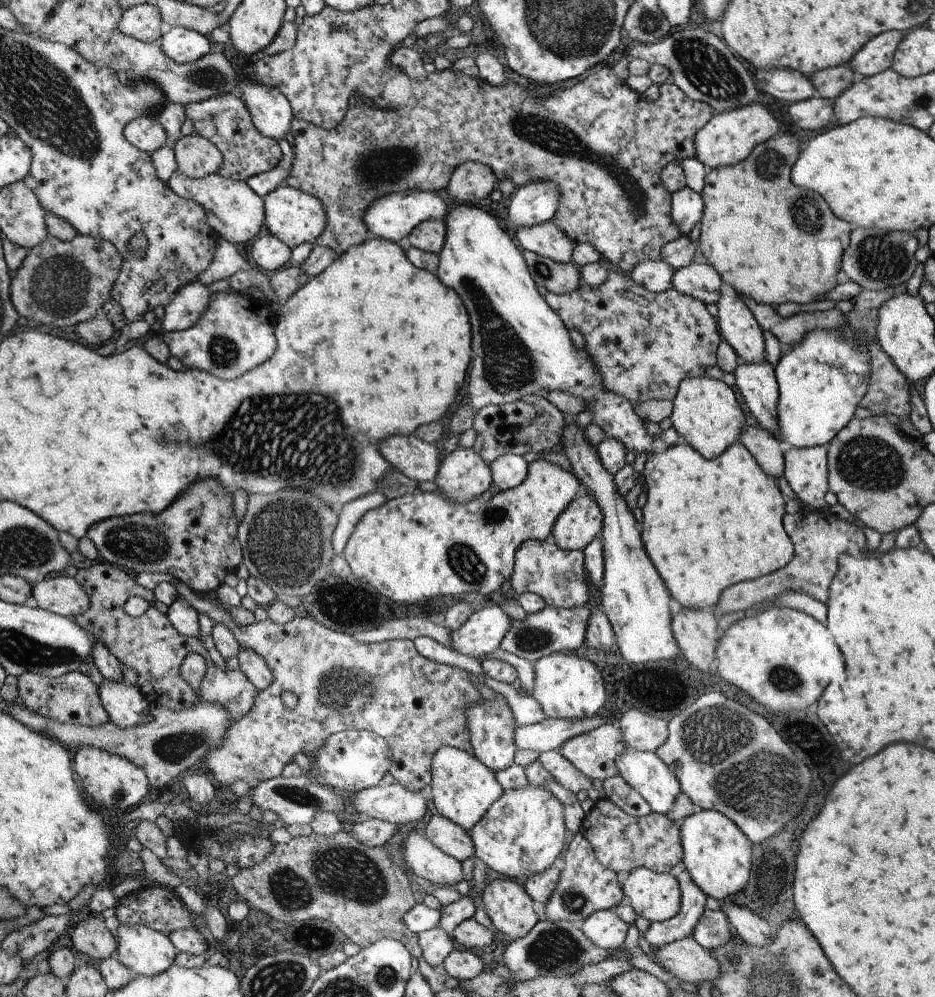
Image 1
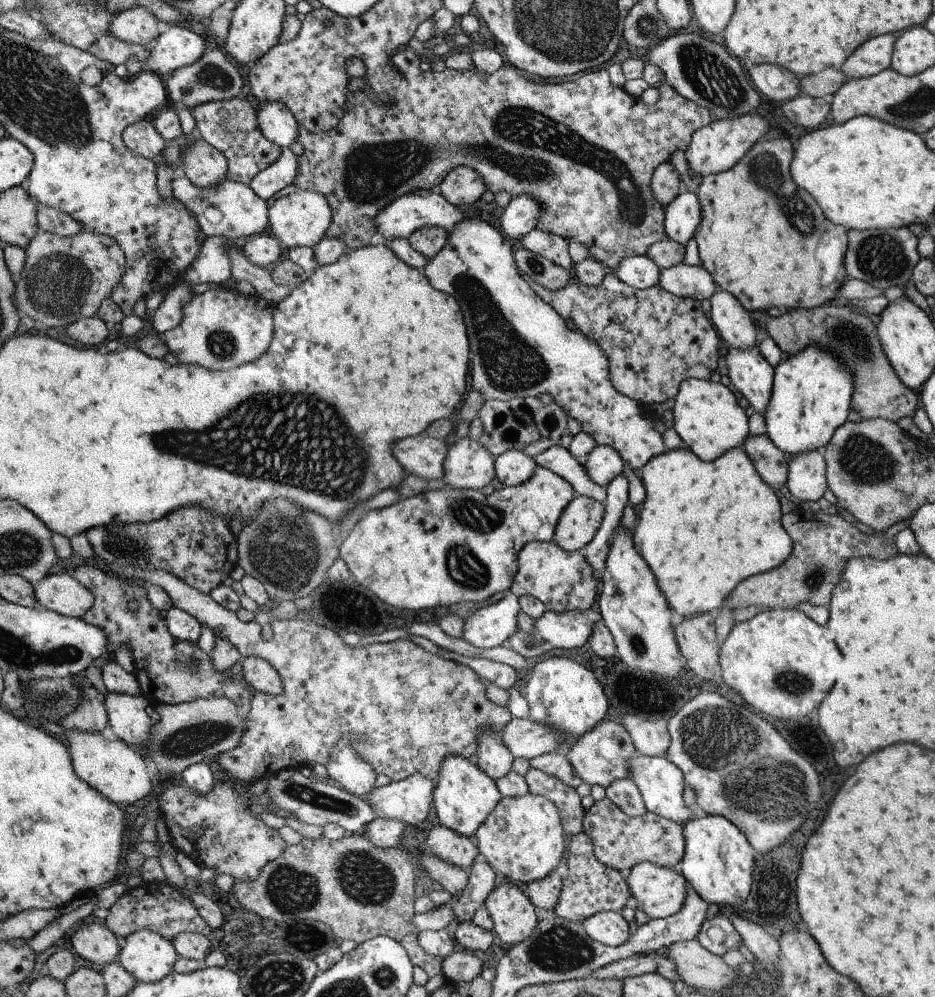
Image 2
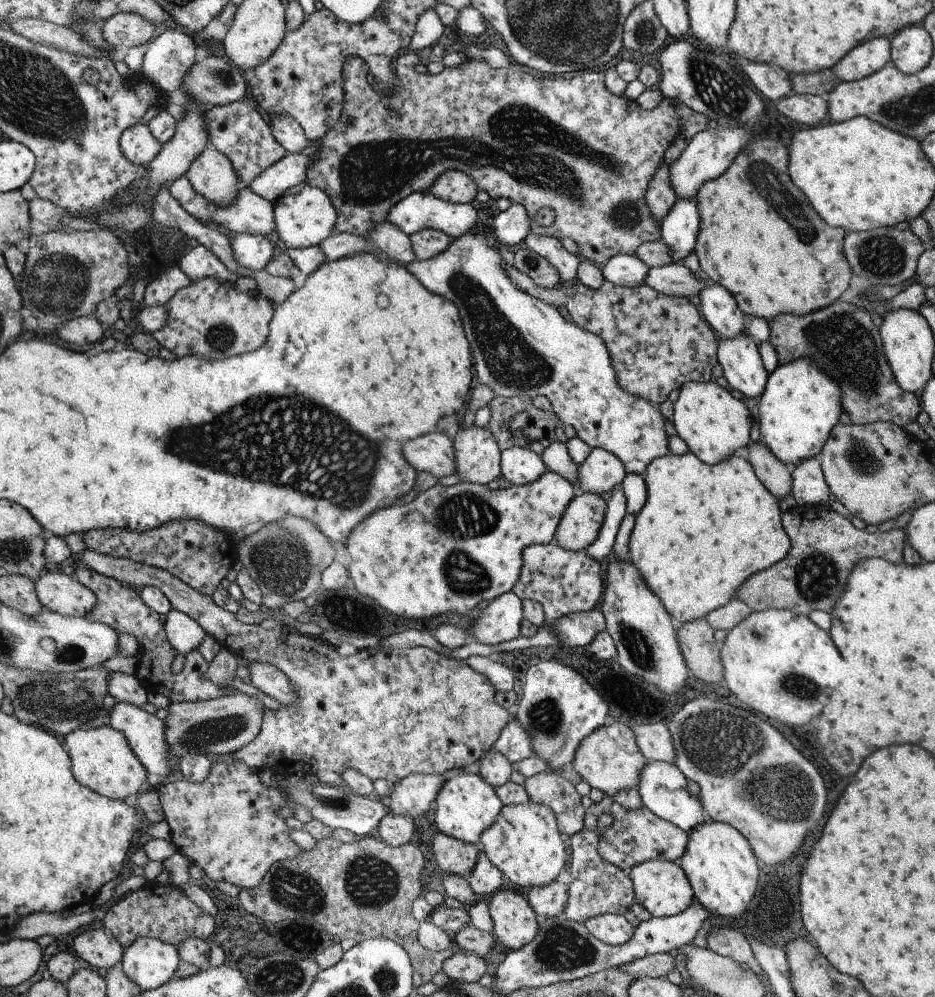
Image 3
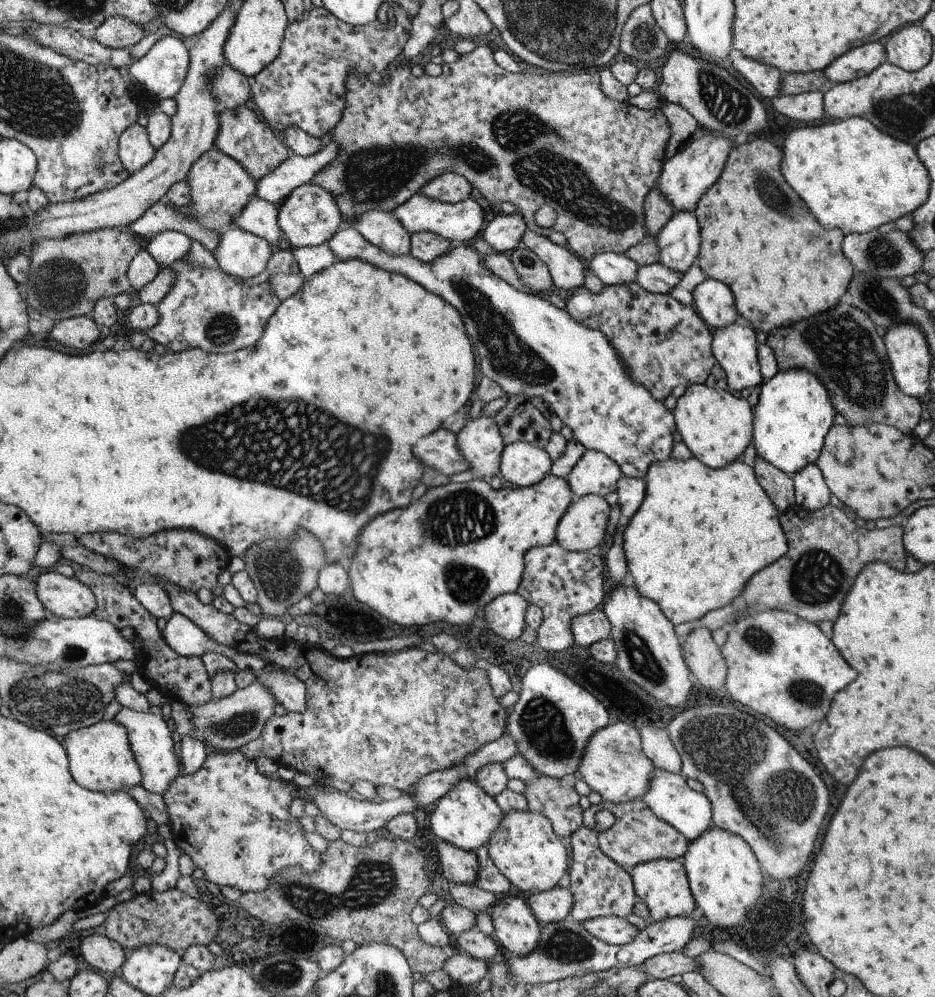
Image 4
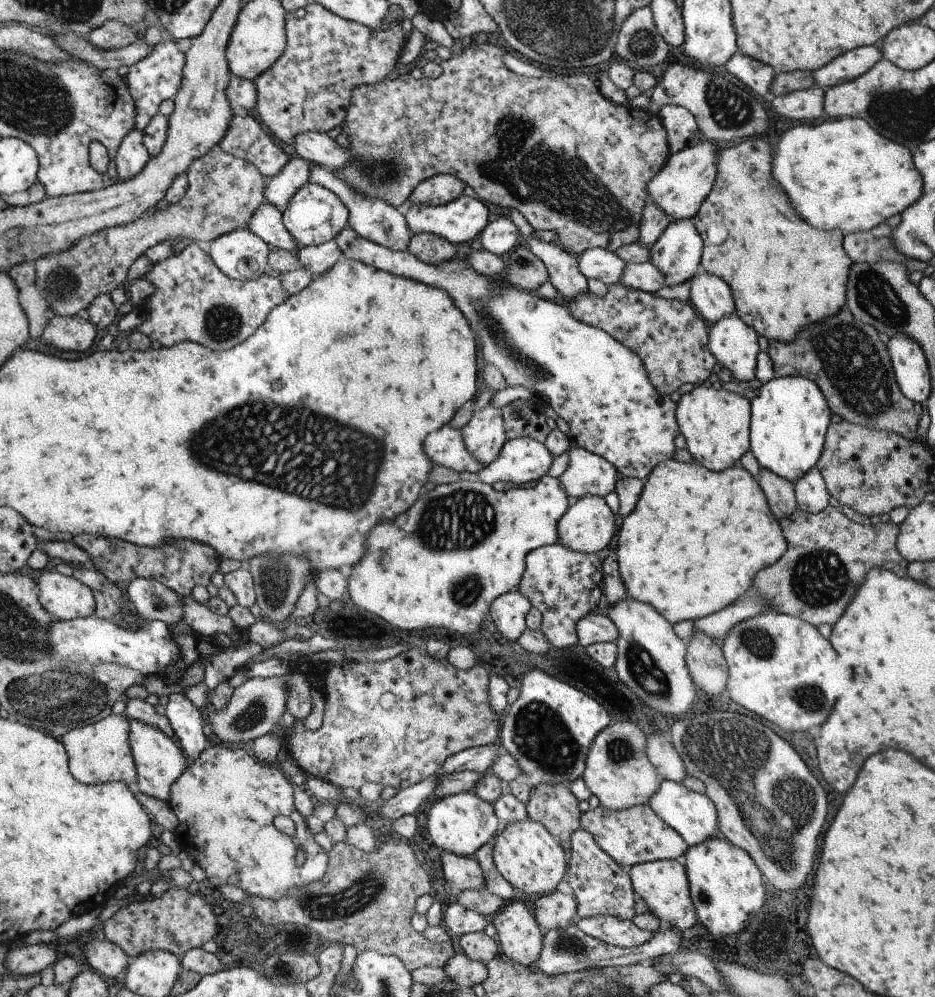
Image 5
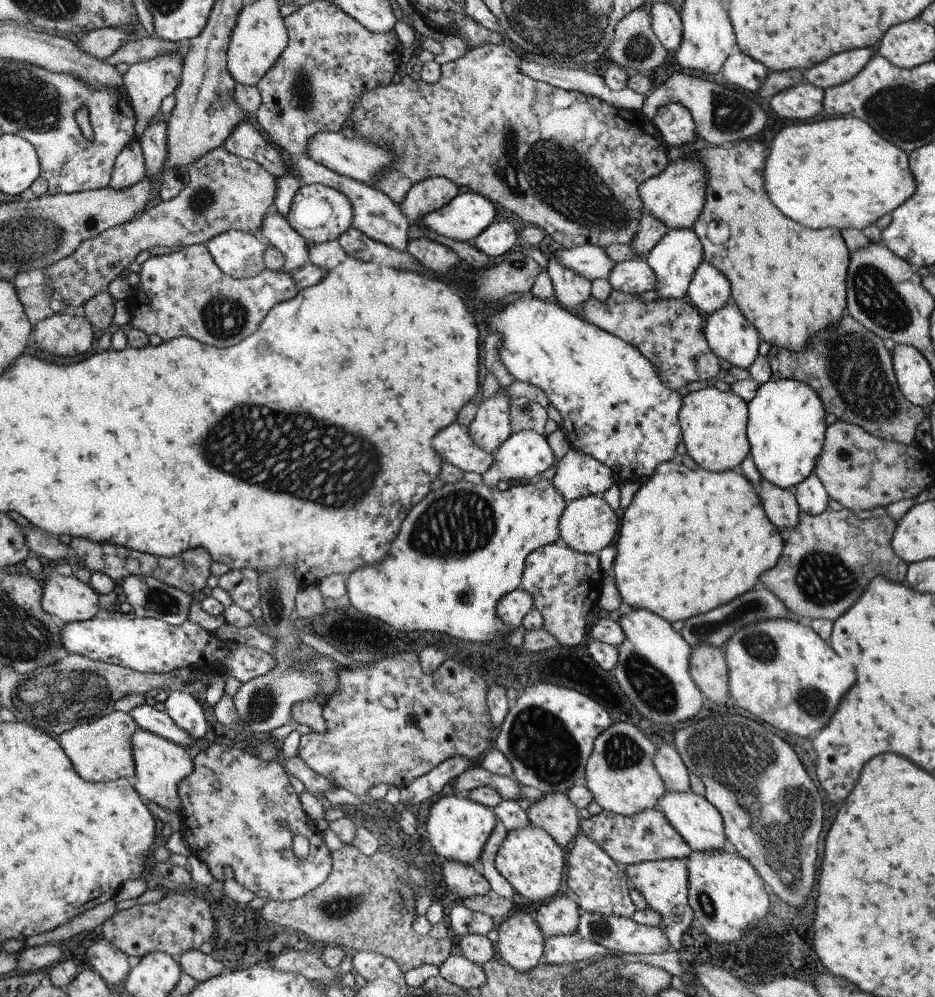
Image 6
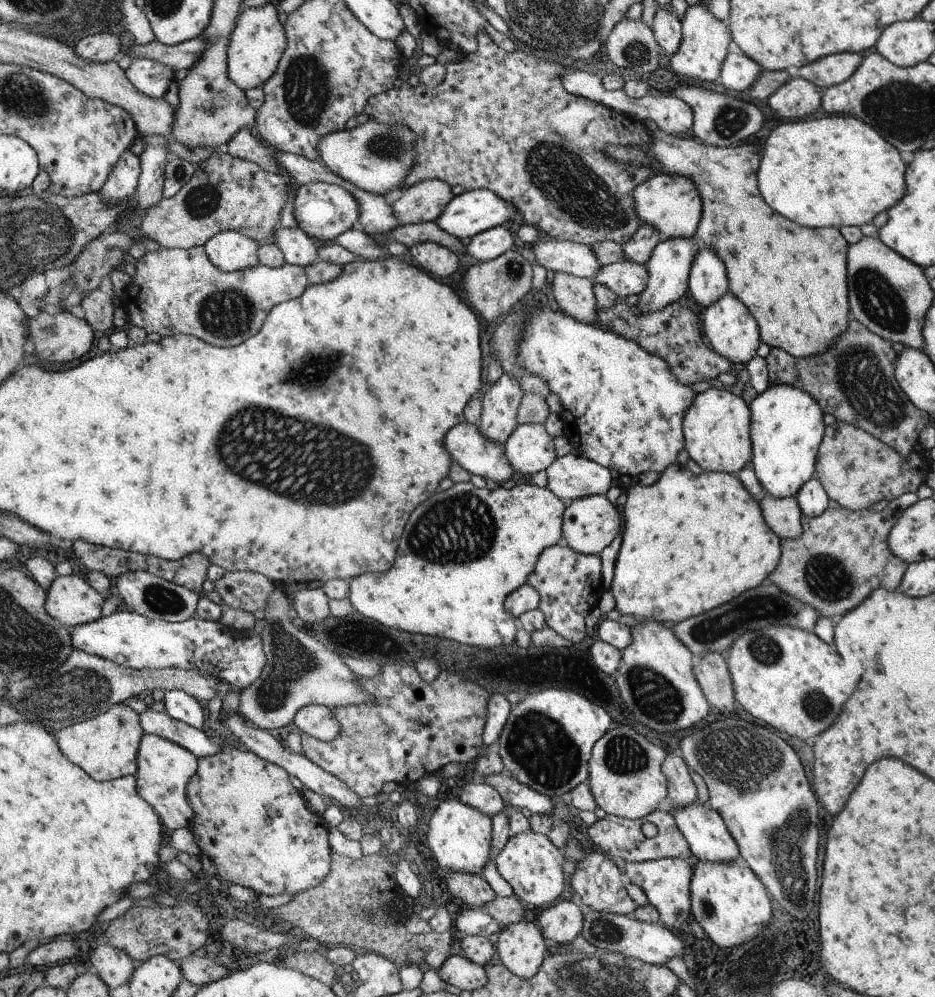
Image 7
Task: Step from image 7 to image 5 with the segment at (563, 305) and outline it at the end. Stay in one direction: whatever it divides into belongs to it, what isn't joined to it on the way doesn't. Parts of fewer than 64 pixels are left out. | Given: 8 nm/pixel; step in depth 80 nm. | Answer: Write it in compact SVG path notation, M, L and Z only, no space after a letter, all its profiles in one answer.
M510 210L510 219L515 222L522 234L521 244L529 248L547 266L549 282L560 296L562 294L562 297L571 303L578 295L589 290L588 279L578 270L578 262L574 255L553 245L550 240L536 240L533 228L518 210Z

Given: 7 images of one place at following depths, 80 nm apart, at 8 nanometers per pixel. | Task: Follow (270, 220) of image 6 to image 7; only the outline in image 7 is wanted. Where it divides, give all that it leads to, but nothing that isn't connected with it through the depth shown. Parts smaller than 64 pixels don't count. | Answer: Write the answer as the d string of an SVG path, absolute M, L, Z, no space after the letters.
M300 227L278 228L272 240L280 247L289 265L307 267L318 260L317 250L321 243L311 239Z

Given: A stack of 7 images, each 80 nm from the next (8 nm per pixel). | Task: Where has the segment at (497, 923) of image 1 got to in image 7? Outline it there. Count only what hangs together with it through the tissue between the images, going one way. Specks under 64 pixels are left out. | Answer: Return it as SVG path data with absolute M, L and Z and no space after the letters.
M525 918L504 927L494 946L504 966L522 980L532 980L531 976L538 974L549 951L543 934Z

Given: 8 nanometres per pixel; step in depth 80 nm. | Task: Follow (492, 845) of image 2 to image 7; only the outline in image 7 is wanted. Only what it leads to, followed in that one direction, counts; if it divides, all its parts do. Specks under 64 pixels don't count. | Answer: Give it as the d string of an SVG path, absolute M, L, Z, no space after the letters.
M532 830L510 835L508 843L495 857L494 864L504 881L513 888L514 894L533 906L535 910L552 906L558 901L558 896L564 892L564 856L556 848L549 836Z

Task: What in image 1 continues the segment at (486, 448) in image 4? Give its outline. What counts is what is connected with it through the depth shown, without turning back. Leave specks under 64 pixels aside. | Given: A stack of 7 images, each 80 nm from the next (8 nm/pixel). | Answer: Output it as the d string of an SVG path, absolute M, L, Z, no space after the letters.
M456 449L444 455L434 482L440 494L452 501L465 505L478 499L492 486L491 465L486 464L470 449Z

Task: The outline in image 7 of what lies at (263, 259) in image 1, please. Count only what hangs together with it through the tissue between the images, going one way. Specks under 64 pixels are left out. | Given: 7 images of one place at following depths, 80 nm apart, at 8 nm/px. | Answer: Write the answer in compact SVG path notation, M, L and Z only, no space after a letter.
M222 231L214 235L203 247L212 264L224 272L245 271L259 264L258 249L261 242L238 231Z

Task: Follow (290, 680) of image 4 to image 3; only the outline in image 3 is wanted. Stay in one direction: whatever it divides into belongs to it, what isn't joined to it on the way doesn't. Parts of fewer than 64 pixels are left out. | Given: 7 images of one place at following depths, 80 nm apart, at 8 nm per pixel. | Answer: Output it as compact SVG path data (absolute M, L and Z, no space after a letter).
M251 661L247 667L250 670L250 682L264 694L268 694L280 704L294 704L298 700L288 676L283 671L272 664L256 661Z

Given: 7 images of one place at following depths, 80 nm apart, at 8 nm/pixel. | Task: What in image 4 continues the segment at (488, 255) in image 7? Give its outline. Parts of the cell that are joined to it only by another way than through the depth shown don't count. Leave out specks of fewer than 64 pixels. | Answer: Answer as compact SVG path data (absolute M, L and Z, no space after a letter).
M518 212L516 214L496 216L480 233L493 250L504 253L521 244L527 224Z

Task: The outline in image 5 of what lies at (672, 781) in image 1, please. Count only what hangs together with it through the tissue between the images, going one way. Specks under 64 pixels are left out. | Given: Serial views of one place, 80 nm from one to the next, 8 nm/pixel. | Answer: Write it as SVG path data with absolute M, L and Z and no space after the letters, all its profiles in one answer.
M663 780L659 791L649 804L672 829L675 829L683 837L689 846L700 845L704 840L718 838L718 812L706 794L692 792L691 789L686 788L683 784L678 784L678 782Z

